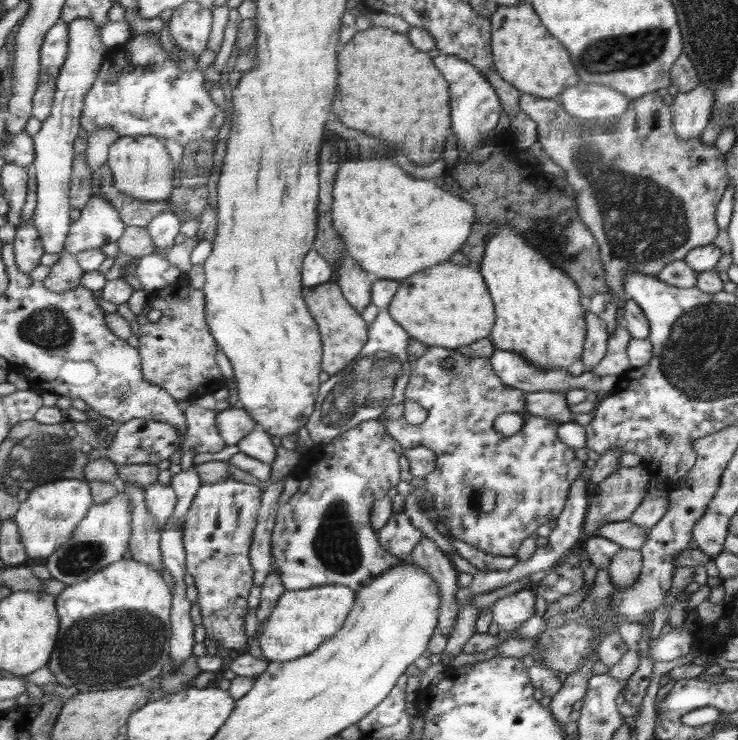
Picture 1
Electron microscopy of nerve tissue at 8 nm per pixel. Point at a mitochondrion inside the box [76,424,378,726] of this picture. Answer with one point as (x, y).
(336, 545)

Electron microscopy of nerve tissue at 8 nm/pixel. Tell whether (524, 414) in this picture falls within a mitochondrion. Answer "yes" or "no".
no

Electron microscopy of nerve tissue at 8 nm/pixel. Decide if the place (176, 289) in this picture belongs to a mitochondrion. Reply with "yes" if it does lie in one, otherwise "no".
no

